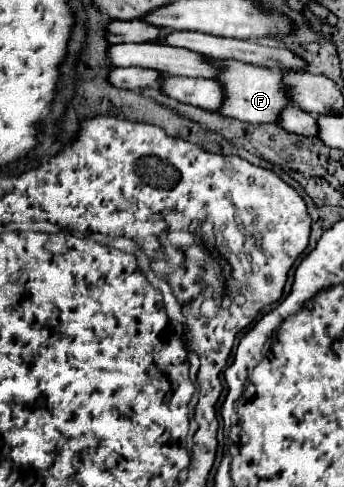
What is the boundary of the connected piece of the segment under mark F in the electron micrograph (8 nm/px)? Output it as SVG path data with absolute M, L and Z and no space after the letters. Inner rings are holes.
M213 59L213 63L223 67L219 81L223 83L223 87L227 91L227 101L219 111L221 115L235 117L235 119L241 119L247 123L279 125L279 113L283 107L289 105L289 95L285 95L285 91L281 91L281 71L247 65L247 63L235 61L235 59L227 59L227 61Z

